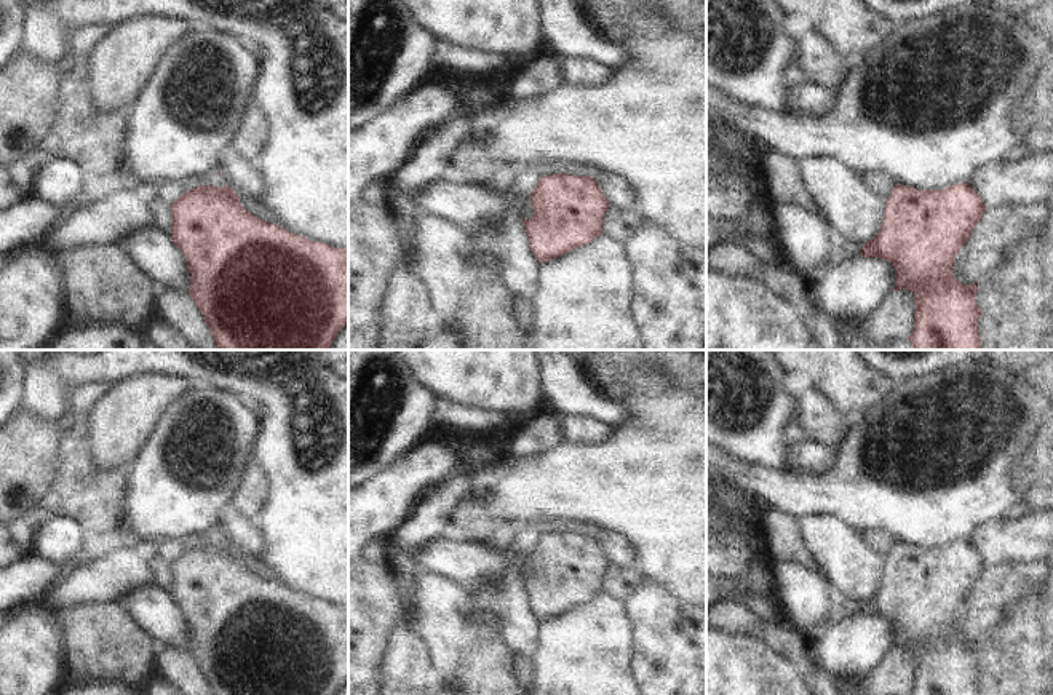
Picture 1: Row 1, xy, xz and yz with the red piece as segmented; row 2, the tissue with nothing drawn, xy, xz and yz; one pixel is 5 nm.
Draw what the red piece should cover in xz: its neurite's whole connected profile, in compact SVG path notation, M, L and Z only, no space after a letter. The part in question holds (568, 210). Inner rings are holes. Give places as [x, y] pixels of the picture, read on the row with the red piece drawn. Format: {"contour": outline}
{"contour": "M543 176L529 200L534 216L523 225L538 264L591 243L610 206L593 176Z"}

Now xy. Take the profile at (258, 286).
{"contour": "M225 184L222 189L217 185L198 185L184 195L181 195L171 206L171 241L176 248L181 249L184 260L189 267L190 273L190 289L189 294L195 304L195 307L200 310L206 326L209 328L209 332L213 336L213 340L217 347L217 350L331 350L332 342L337 336L337 332L348 323L348 248L332 248L321 241L312 241L305 236L296 235L286 228L281 228L276 224L264 222L259 217L252 216L248 209L244 209L240 203L240 197Z"}

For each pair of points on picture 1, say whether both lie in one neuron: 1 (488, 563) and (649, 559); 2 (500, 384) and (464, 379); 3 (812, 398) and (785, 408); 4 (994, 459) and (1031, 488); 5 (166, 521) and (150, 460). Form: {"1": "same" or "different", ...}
{"1": "different", "2": "same", "3": "different", "4": "different", "5": "same"}

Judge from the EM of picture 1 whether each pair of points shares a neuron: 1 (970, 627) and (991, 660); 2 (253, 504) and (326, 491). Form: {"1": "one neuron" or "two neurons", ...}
{"1": "two neurons", "2": "two neurons"}

